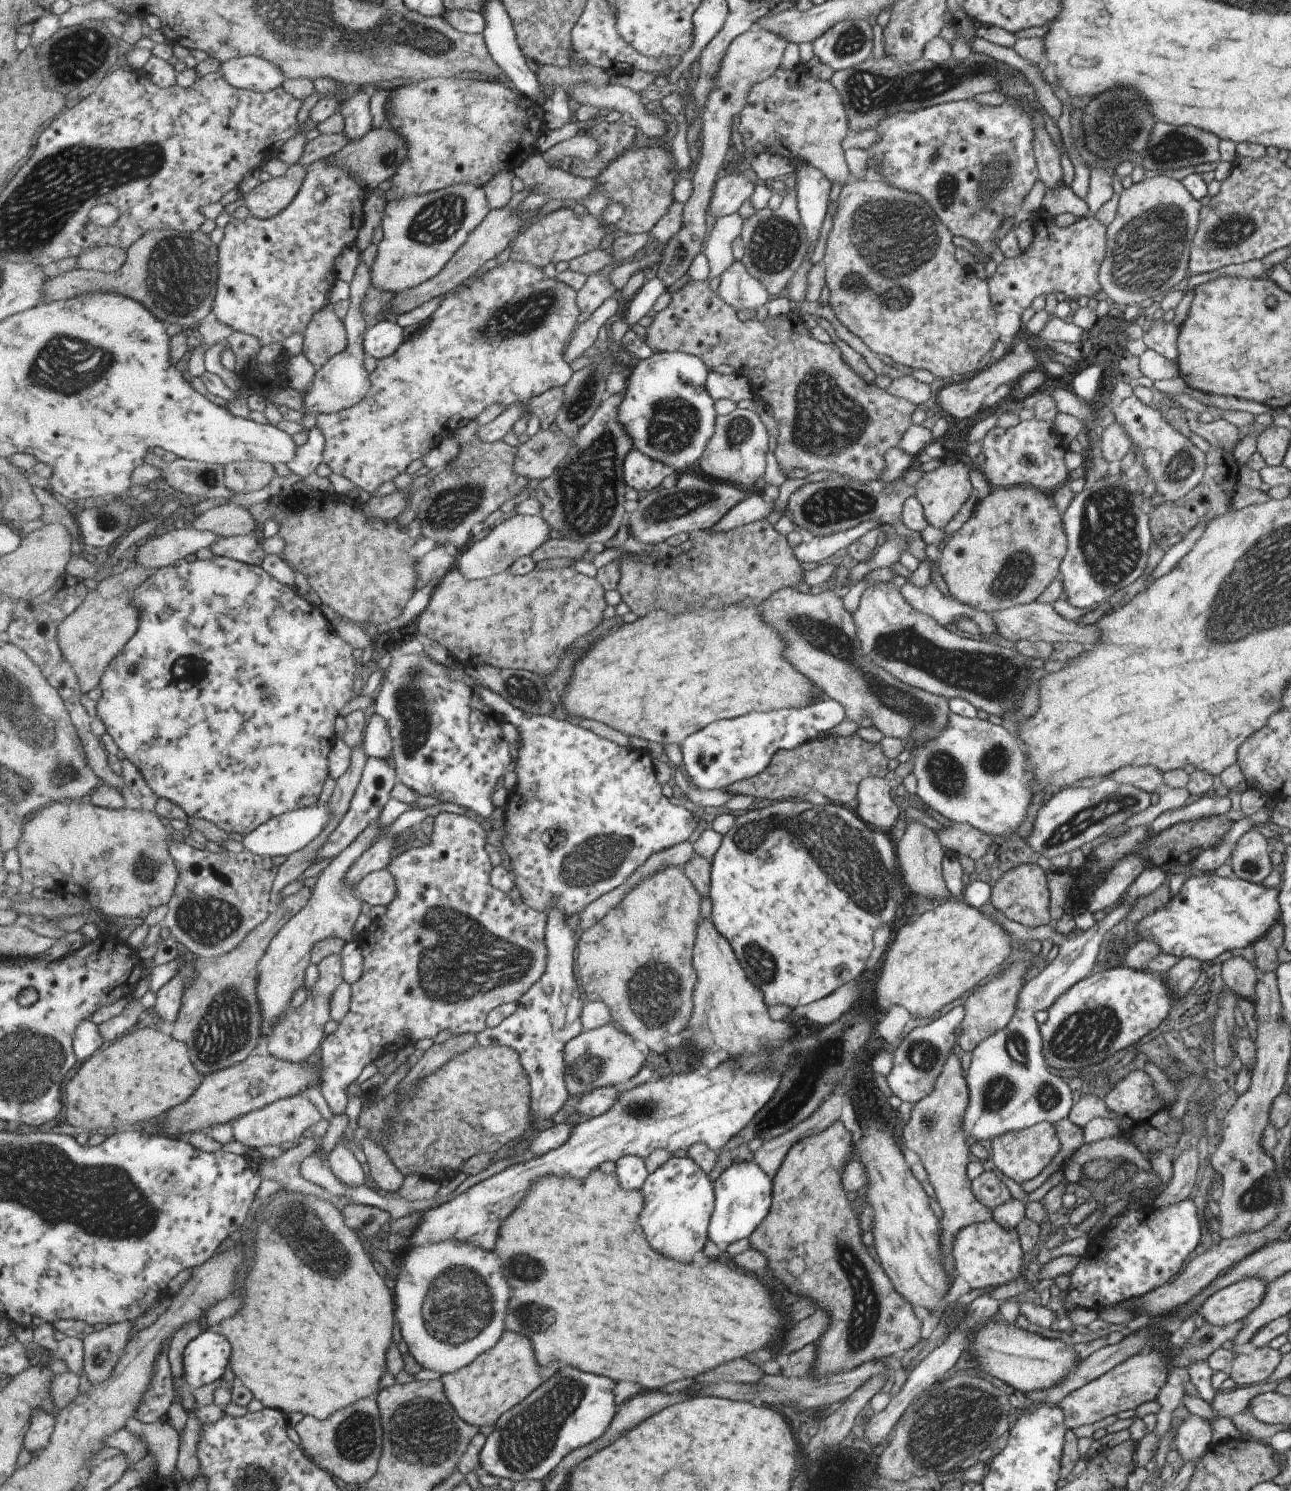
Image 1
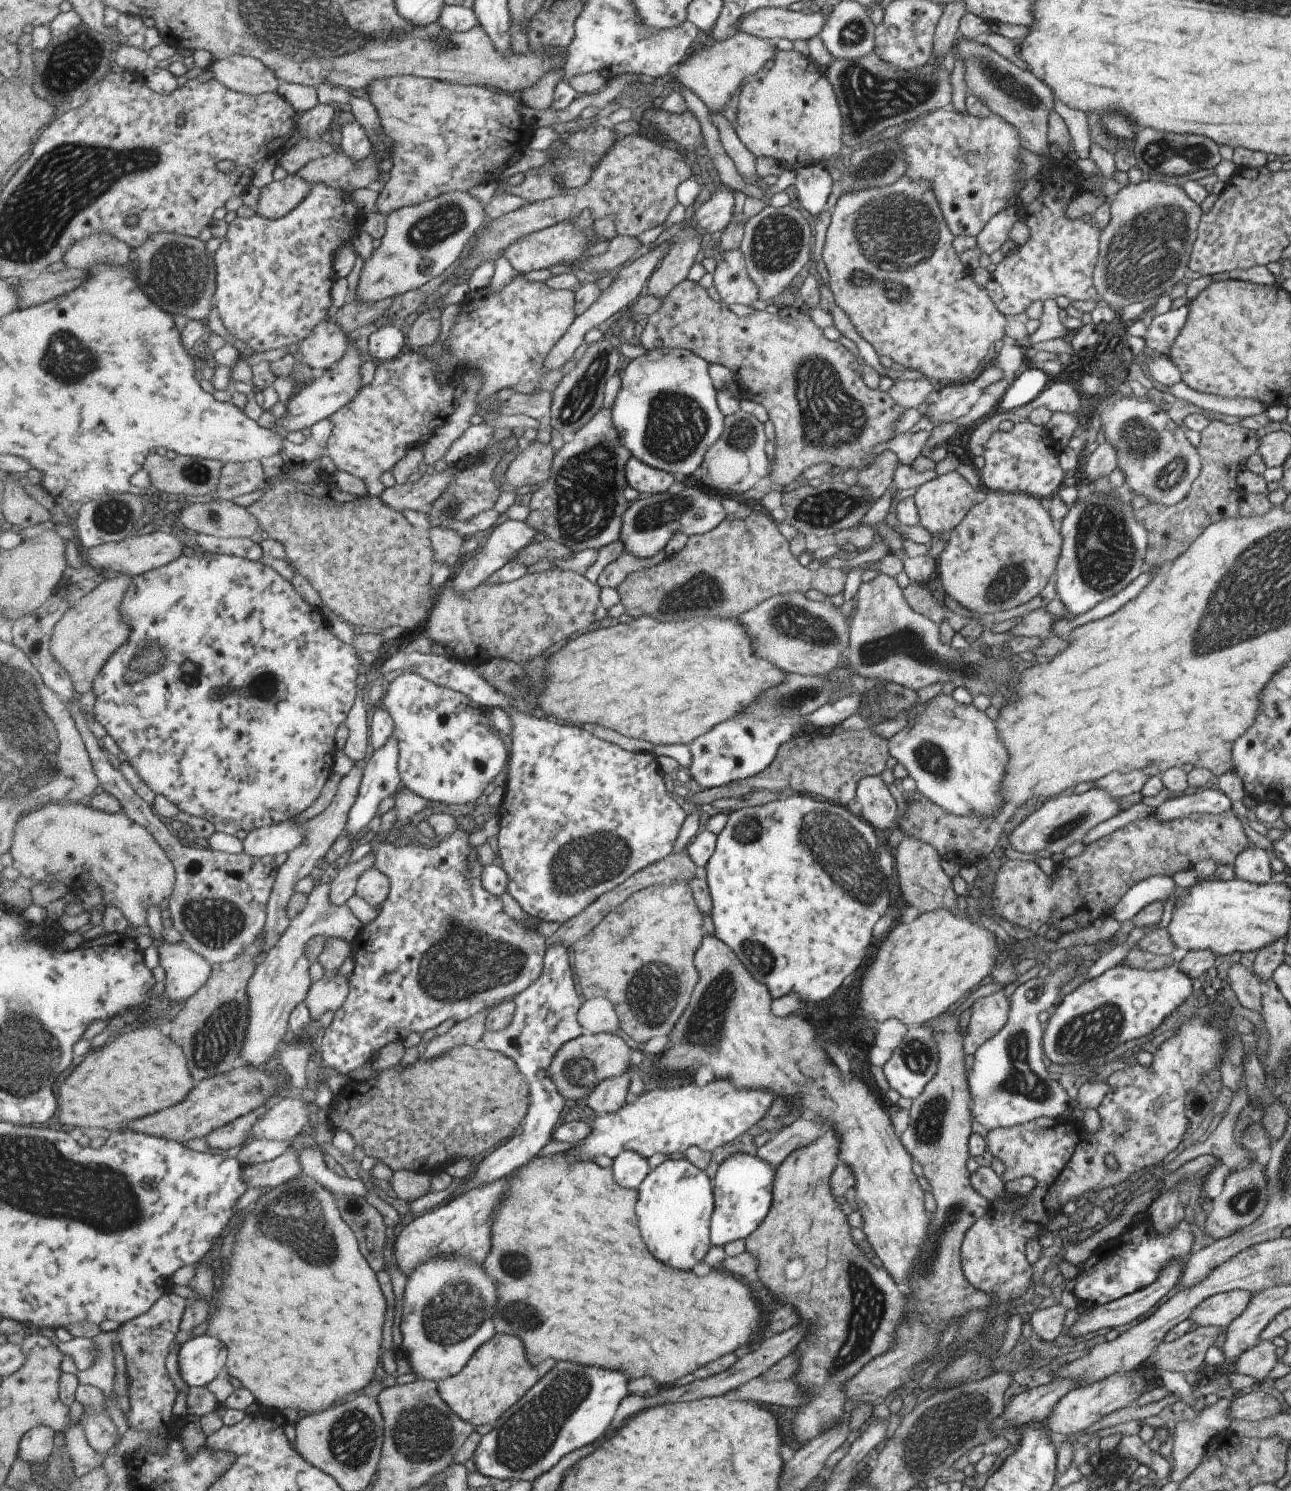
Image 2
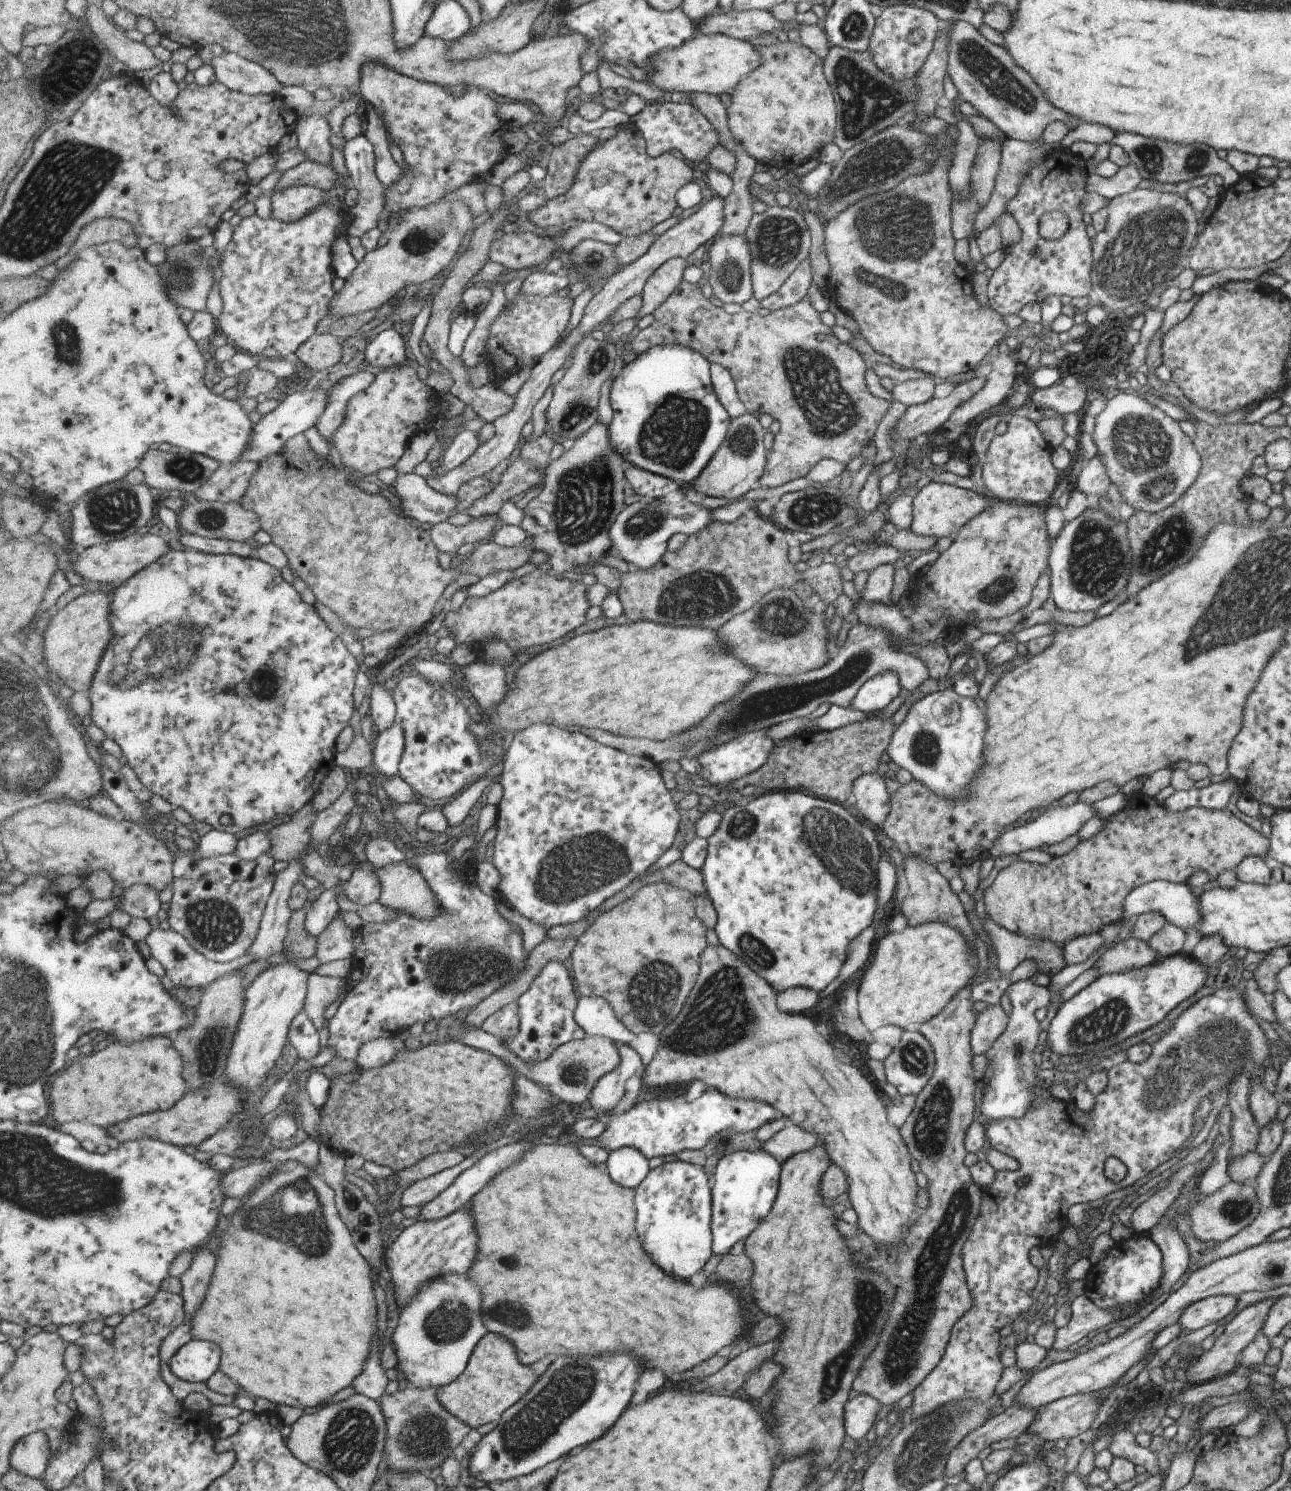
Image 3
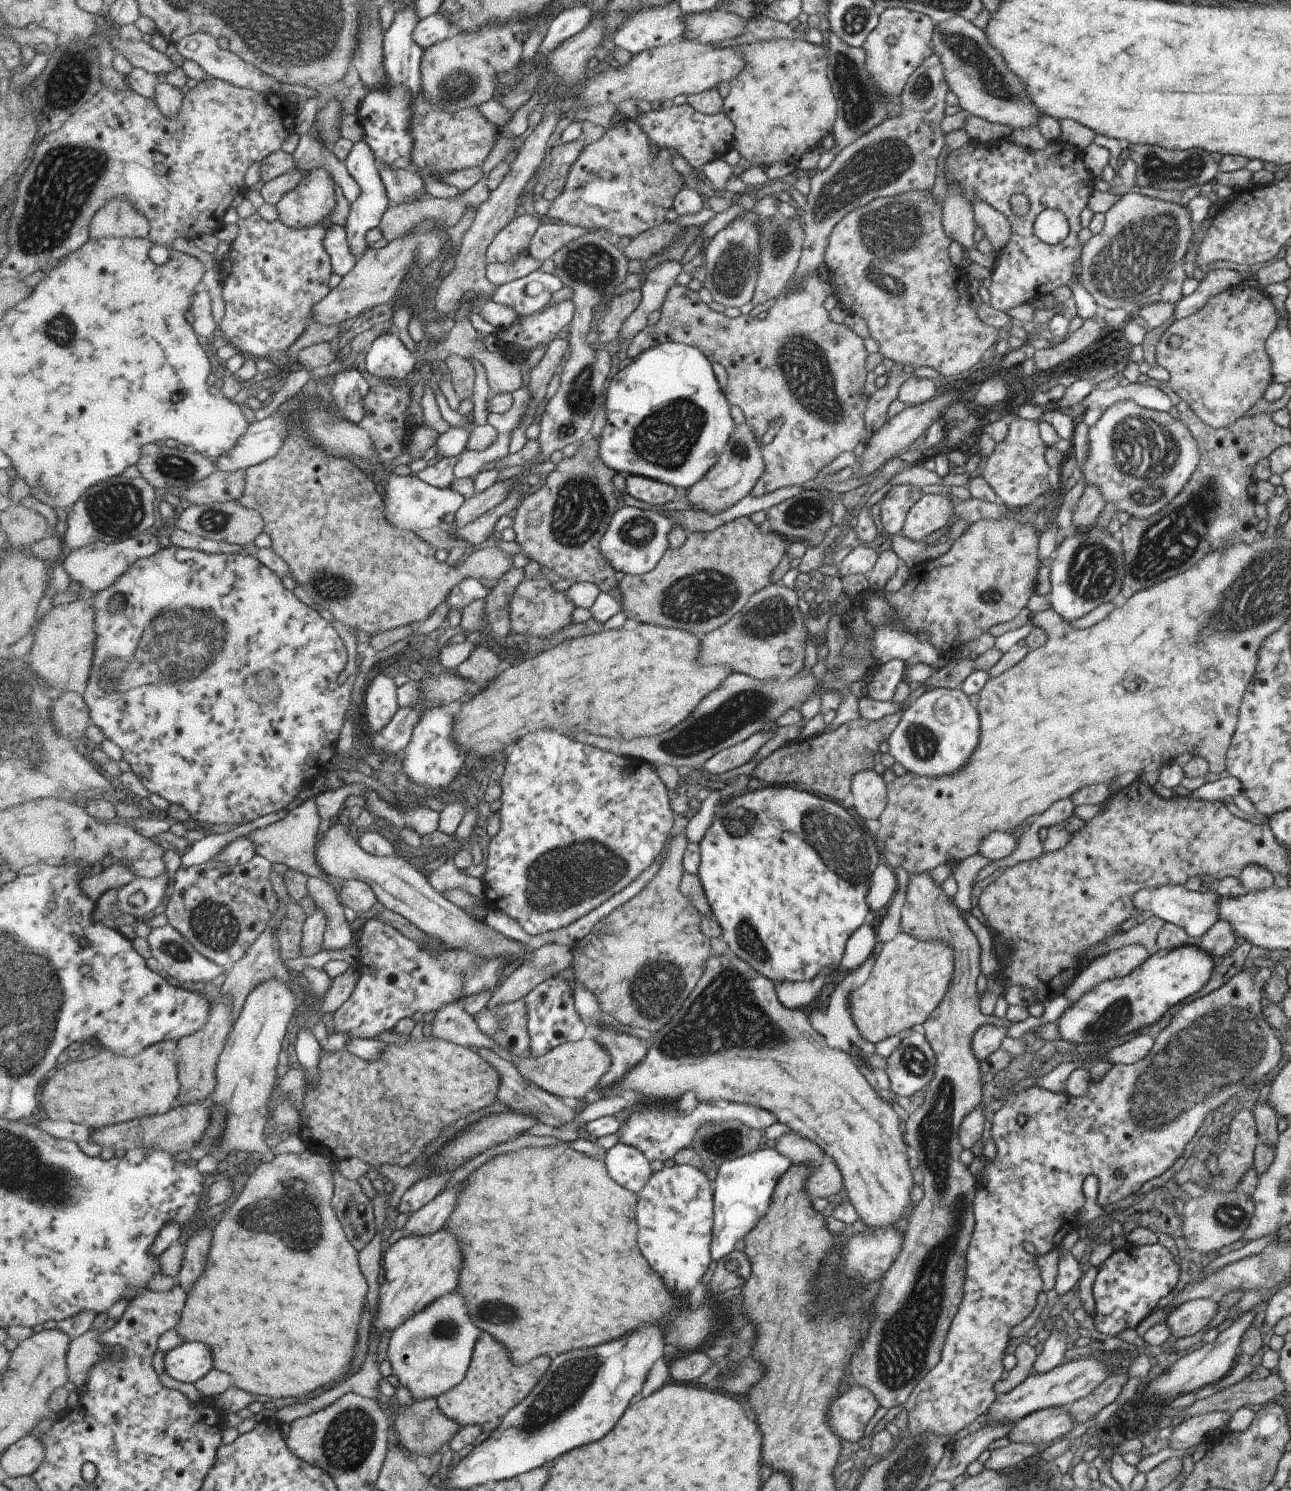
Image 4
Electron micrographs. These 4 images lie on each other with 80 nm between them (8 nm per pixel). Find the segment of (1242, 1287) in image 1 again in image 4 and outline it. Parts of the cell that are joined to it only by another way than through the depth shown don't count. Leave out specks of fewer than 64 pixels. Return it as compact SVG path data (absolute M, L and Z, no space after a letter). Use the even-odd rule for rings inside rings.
M1218 1297L1193 1299L1181 1303L1173 1309L1164 1321L1169 1334L1175 1338L1197 1334L1213 1318L1217 1309Z

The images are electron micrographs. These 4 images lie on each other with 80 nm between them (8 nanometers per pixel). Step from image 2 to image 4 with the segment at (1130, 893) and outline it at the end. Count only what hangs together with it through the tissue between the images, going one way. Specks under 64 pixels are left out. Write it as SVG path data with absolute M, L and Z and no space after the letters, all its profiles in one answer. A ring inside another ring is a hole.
M1167 885L1137 891L1132 896L1132 905L1142 913L1142 916L1153 914L1165 923L1182 928L1191 938L1199 938L1218 921L1219 898L1216 892L1188 891L1183 885Z

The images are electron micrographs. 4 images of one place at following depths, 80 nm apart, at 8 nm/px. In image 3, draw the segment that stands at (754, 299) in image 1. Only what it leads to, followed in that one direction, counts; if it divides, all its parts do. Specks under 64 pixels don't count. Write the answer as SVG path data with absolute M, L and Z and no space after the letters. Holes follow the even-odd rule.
M717 234L708 248L710 268L707 281L712 295L722 304L743 304L752 297L750 279L750 246L744 234Z

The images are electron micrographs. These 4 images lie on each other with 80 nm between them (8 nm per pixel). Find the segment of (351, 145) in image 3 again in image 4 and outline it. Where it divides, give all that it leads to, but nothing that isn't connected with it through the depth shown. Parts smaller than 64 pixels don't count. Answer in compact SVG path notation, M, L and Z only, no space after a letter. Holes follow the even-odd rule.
M364 140L361 143L353 144L345 160L345 164L348 171L362 188L360 197L353 204L350 204L351 209L345 225L352 253L355 257L361 258L368 249L367 232L369 232L371 228L375 228L375 226L380 226L383 214L385 214L390 207L389 197L385 190L385 185L381 182L381 176L379 176L380 166L376 161L374 152Z

